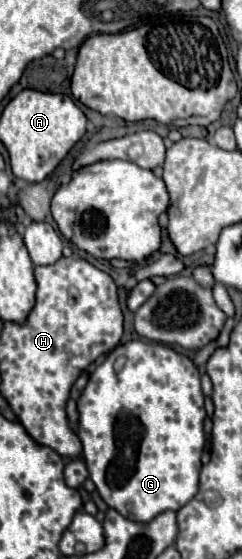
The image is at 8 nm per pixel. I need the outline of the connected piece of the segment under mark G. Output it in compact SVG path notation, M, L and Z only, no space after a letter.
M132 340L116 346L90 374L78 400L78 436L84 446L84 462L102 500L134 522L150 522L166 510L180 510L198 492L200 456L204 450L204 394L200 374L192 360L168 346Z

